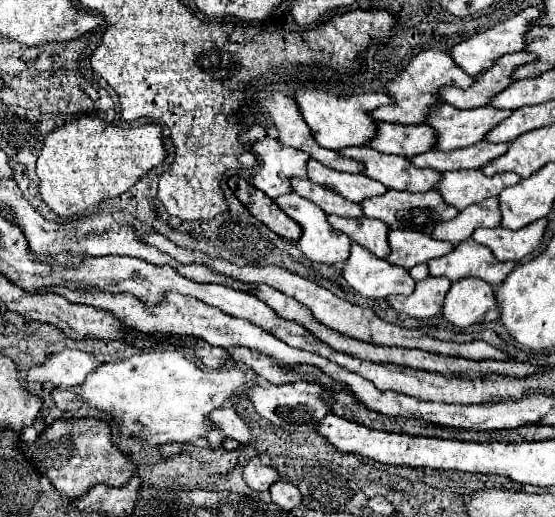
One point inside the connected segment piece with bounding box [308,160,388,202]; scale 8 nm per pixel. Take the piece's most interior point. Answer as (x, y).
(355, 187)

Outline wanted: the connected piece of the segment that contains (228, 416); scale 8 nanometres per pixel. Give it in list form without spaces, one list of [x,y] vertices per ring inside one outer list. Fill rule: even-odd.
[[[218,408],[214,410],[214,414],[210,414],[210,418],[228,438],[236,438],[242,444],[248,440],[248,426],[246,422],[238,420],[234,408]]]

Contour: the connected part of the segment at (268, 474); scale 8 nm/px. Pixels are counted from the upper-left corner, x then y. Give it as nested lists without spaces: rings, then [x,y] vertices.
[[[252,458],[244,468],[244,482],[256,492],[266,492],[276,480],[278,480],[276,468],[264,466],[260,458]]]

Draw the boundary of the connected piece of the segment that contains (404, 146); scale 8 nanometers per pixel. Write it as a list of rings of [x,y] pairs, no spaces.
[[[378,122],[378,134],[370,142],[372,148],[384,154],[398,154],[412,158],[416,154],[434,150],[436,132],[432,126],[404,126],[404,124],[384,124]]]

